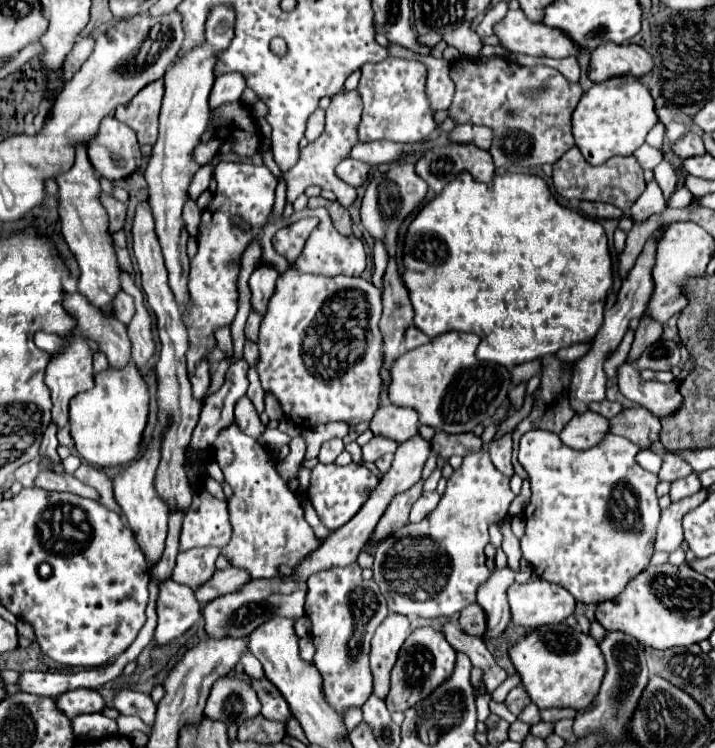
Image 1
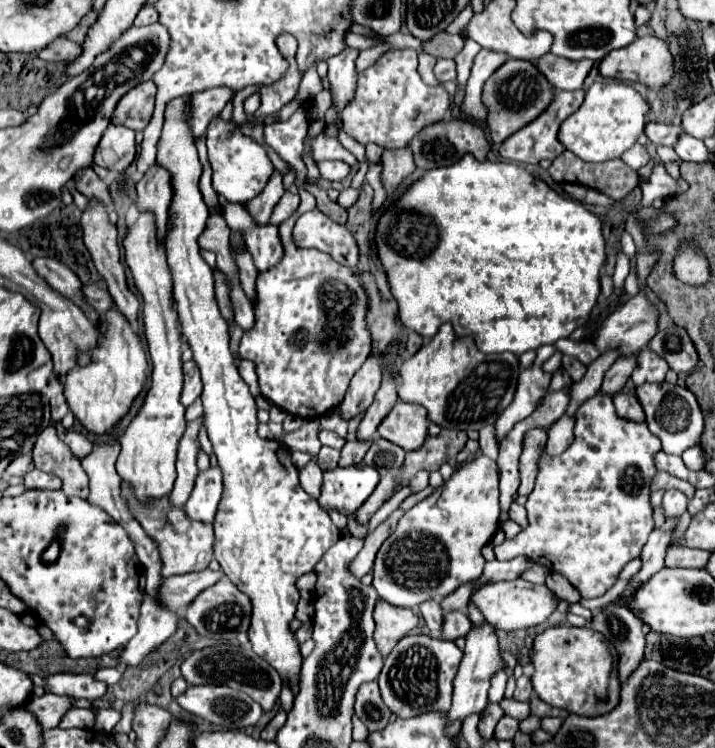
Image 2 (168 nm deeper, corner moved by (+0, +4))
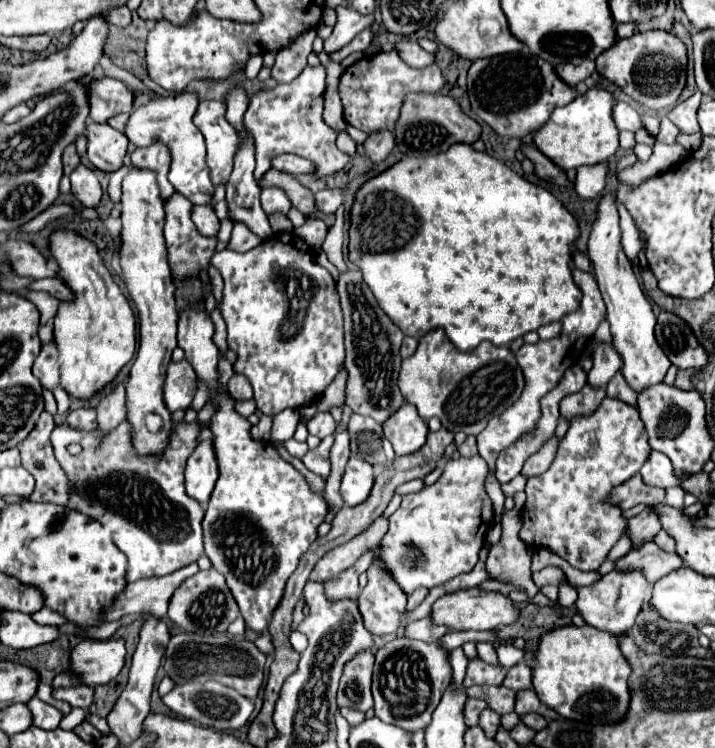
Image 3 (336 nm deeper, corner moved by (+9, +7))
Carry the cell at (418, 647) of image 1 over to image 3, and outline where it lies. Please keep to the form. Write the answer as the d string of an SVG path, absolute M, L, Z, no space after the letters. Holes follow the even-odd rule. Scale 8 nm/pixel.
M396 638L376 652L372 678L376 716L386 724L394 724L408 732L424 730L432 720L432 712L440 704L442 694L450 686L450 680L452 668L448 664L448 652L438 642L428 644Z

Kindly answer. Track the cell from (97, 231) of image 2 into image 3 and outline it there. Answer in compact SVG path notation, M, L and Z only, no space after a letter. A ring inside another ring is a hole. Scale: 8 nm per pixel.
M78 164L78 168L74 168L74 172L70 174L70 180L72 180L72 194L80 204L84 204L86 208L94 208L100 202L102 190L92 168Z

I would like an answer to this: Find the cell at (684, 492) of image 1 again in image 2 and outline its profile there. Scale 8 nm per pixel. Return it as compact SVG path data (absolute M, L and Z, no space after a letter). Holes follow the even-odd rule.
M669 489L663 497L663 509L665 509L665 517L679 517L687 511L687 495L683 491L677 489Z

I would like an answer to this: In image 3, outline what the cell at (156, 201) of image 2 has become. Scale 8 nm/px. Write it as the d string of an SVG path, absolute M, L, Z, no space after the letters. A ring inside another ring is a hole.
M152 144L146 148L136 148L132 152L132 164L136 168L154 168L158 172L158 186L162 188L162 198L170 198L174 194L174 188L168 180L170 170L170 150L166 144Z

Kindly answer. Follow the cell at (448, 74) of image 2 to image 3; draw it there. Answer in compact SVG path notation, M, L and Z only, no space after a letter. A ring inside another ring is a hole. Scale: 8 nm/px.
M402 40L396 42L396 52L402 56L402 60L414 68L424 68L426 64L434 62L434 56L428 54L426 50L422 50L416 42L412 40Z

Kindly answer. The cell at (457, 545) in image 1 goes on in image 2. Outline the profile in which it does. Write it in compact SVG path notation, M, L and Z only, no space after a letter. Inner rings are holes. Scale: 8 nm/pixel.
M477 457L438 488L440 492L401 517L397 529L377 553L373 587L383 601L395 607L417 609L429 599L443 599L457 587L477 581L485 565L481 549L499 529L499 469L493 459Z

